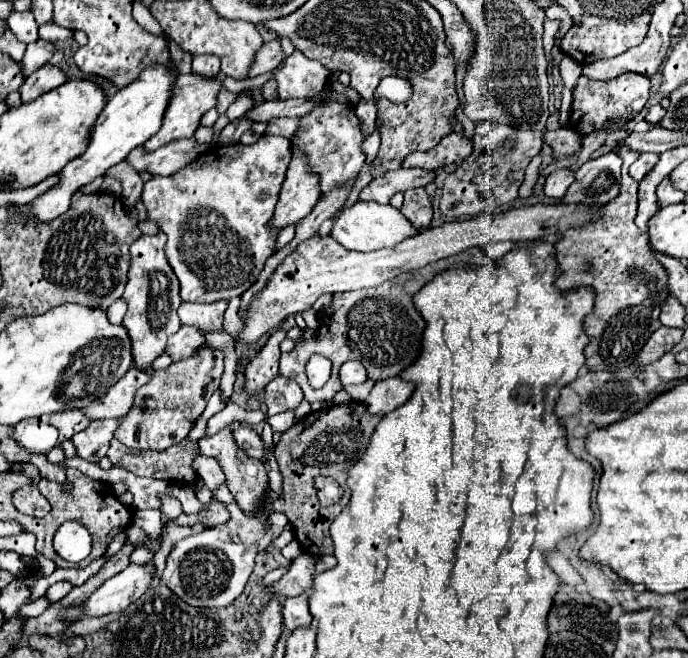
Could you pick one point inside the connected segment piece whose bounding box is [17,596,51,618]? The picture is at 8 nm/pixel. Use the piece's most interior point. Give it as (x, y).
(38, 606)

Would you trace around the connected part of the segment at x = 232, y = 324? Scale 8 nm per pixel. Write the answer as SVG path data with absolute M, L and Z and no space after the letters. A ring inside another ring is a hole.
M241 296L232 298L228 302L227 309L224 314L223 327L232 337L236 338L244 328L242 319L238 315L238 309L241 303Z

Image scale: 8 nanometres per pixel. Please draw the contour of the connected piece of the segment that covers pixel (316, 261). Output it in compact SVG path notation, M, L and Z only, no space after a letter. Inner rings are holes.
M535 204L535 206L523 206L513 208L503 214L483 214L471 220L463 222L449 222L439 228L431 228L423 234L417 234L413 238L405 238L393 248L381 248L375 252L357 252L347 250L339 246L339 242L325 238L311 238L311 242L303 242L291 258L283 260L279 264L279 270L271 276L271 282L255 296L251 302L247 314L245 314L245 330L239 338L239 342L257 342L265 332L279 326L281 320L285 320L289 314L299 314L313 306L313 302L329 292L349 292L359 288L371 288L379 286L385 280L395 278L397 274L423 268L439 258L453 256L457 252L463 252L471 246L483 246L487 242L499 242L499 240L533 240L533 238L545 238L551 234L559 234L563 230L569 230L573 226L585 226L603 216L605 204L599 206L585 206L585 204Z

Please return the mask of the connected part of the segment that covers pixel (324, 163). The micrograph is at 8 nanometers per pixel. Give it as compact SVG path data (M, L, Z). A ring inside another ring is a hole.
M327 102L327 106L319 106L319 110L315 110L315 114L309 114L307 118L303 118L299 122L301 122L299 132L295 134L293 144L299 146L309 156L311 170L317 172L321 178L321 194L331 190L331 186L343 184L347 178L355 176L361 170L361 166L365 164L365 154L359 150L363 136L361 136L361 128L359 128L359 118L355 116L355 110L351 106L339 106L339 102Z

